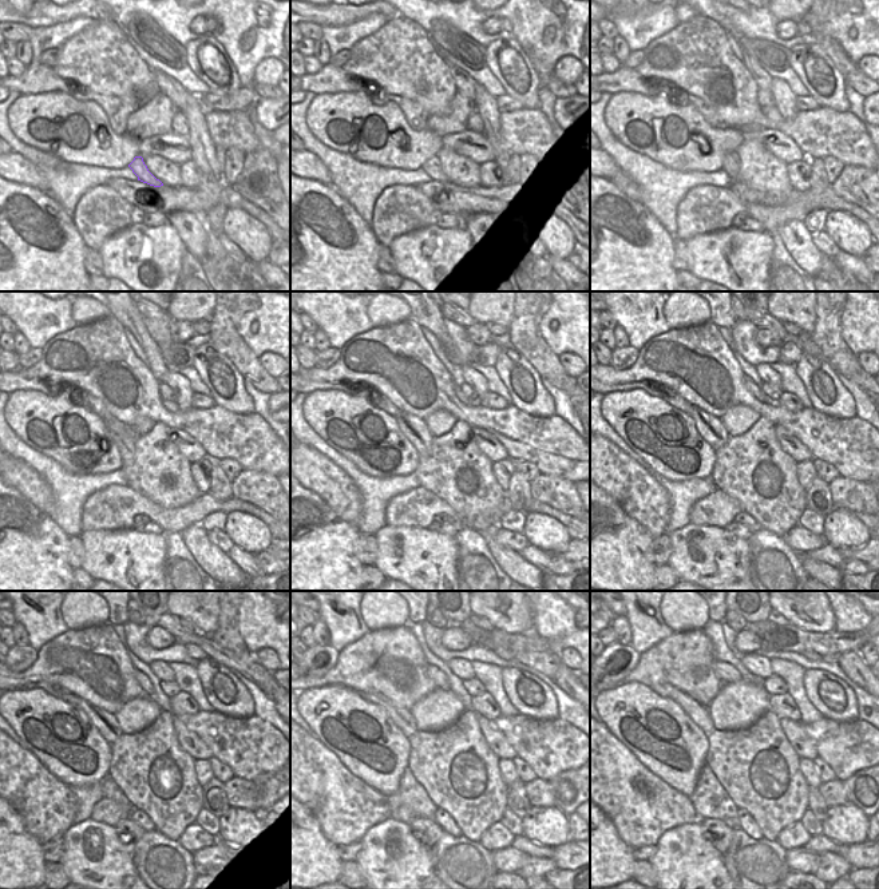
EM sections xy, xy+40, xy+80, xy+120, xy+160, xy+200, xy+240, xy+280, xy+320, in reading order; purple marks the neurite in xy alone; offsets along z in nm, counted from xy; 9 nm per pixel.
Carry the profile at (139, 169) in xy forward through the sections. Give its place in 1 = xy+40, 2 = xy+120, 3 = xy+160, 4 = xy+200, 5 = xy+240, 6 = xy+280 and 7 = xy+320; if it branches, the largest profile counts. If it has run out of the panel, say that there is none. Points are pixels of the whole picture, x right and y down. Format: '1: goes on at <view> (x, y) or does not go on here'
1: goes on at xy+40 (432, 166)
2: goes on at xy+120 (121, 433)
3: goes on at xy+160 (414, 429)
4: goes on at xy+200 (709, 427)
5: goes on at xy+240 (106, 722)
6: goes on at xy+280 (402, 717)
7: goes on at xy+320 (697, 713)

